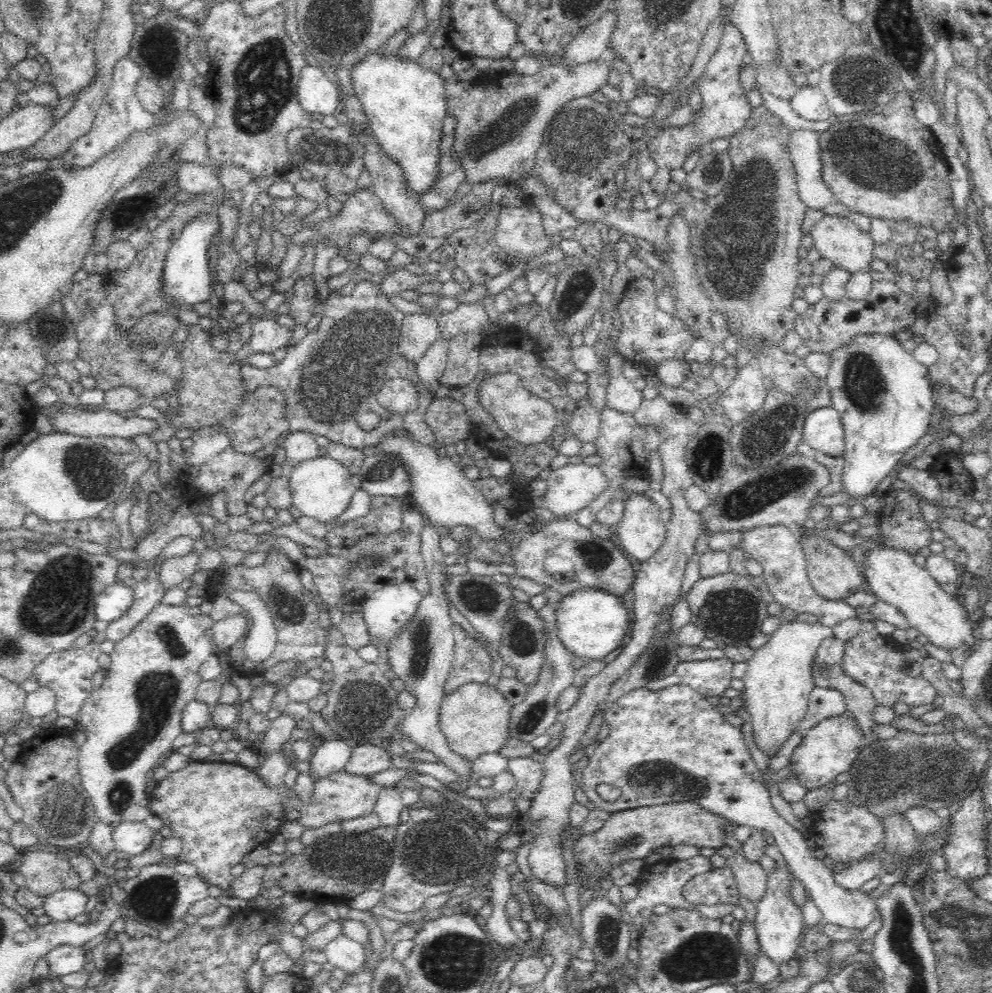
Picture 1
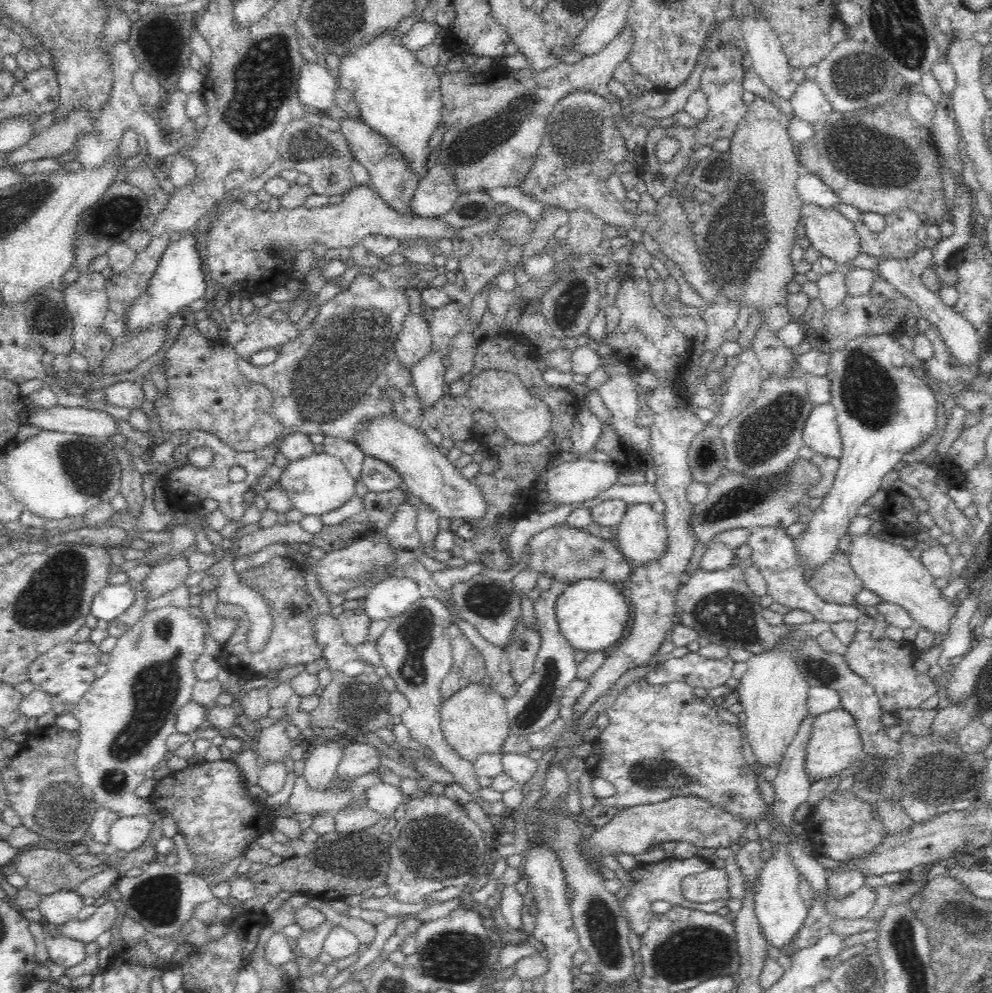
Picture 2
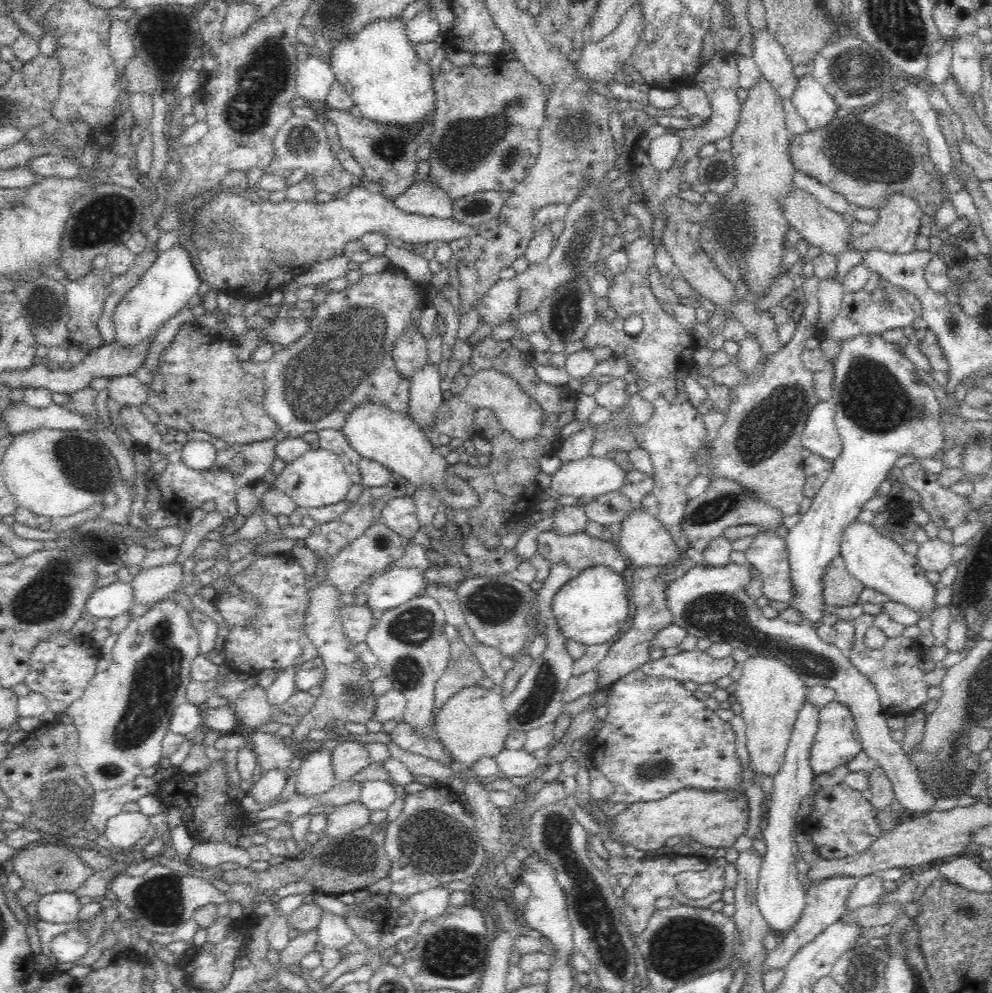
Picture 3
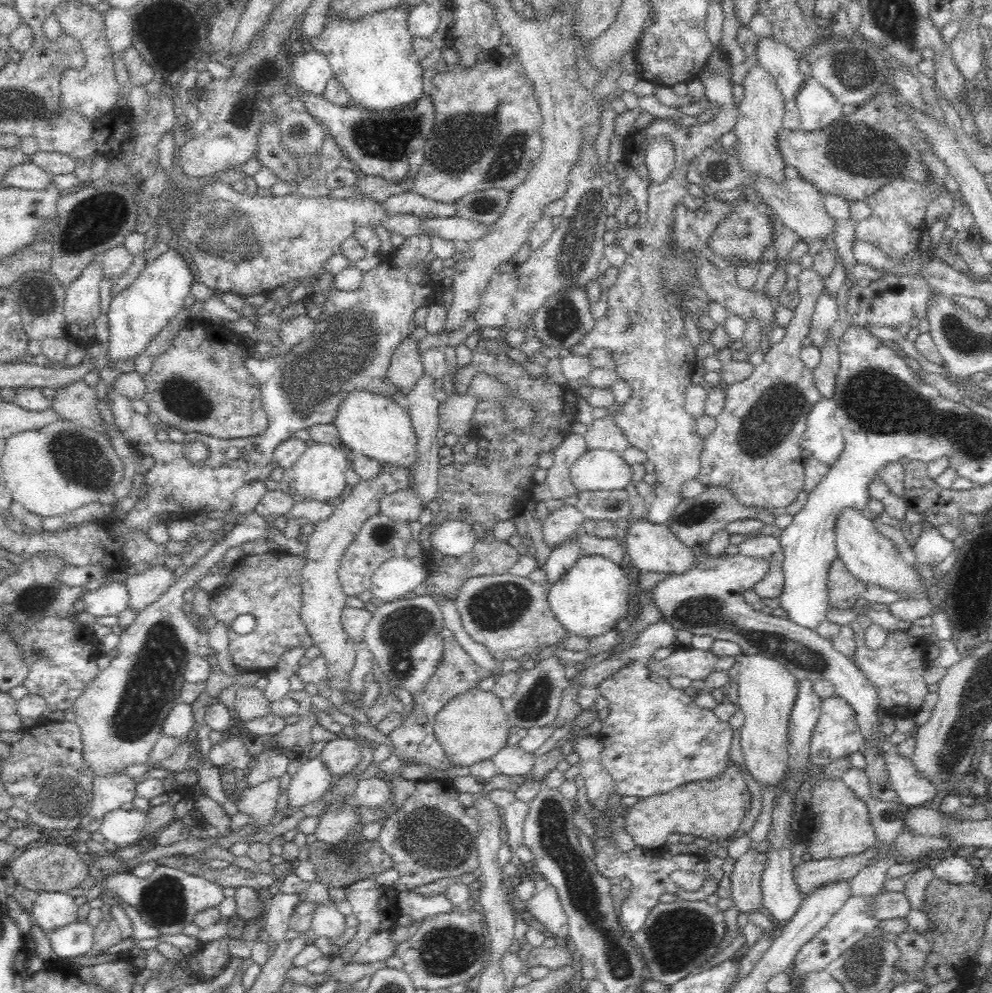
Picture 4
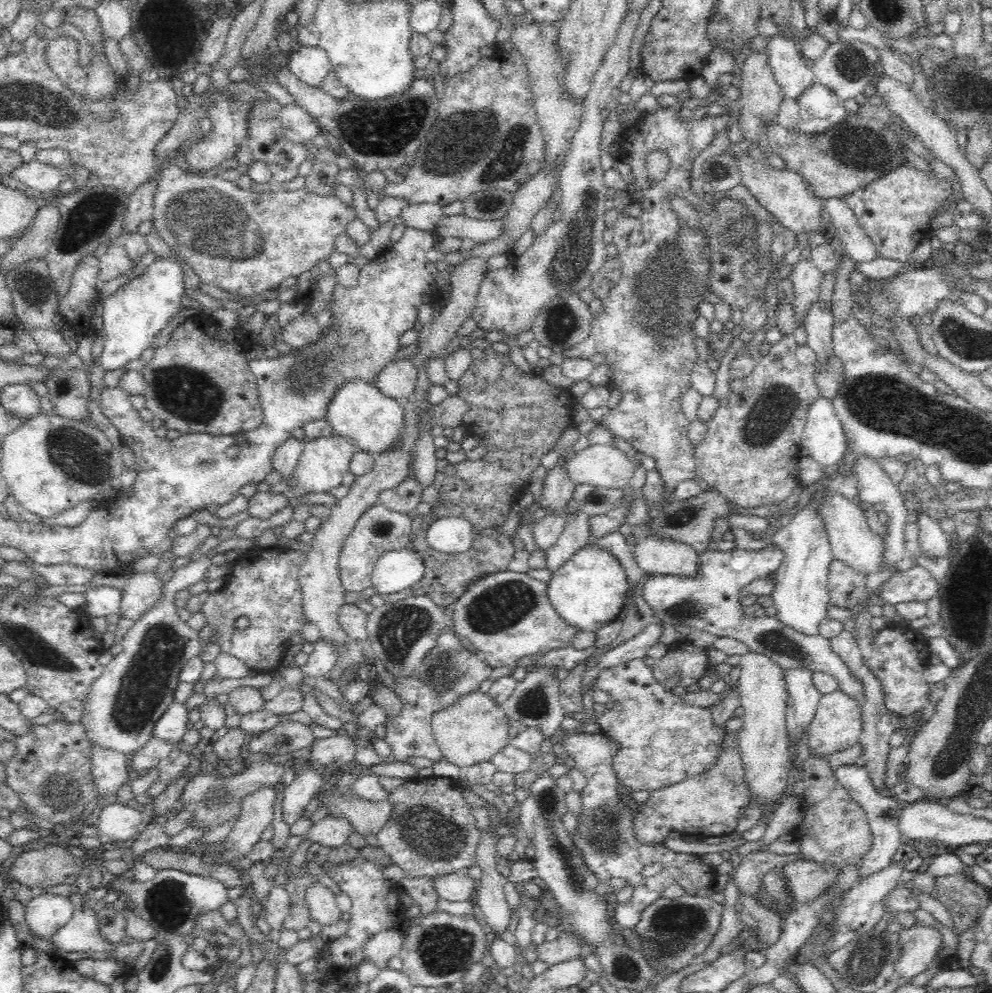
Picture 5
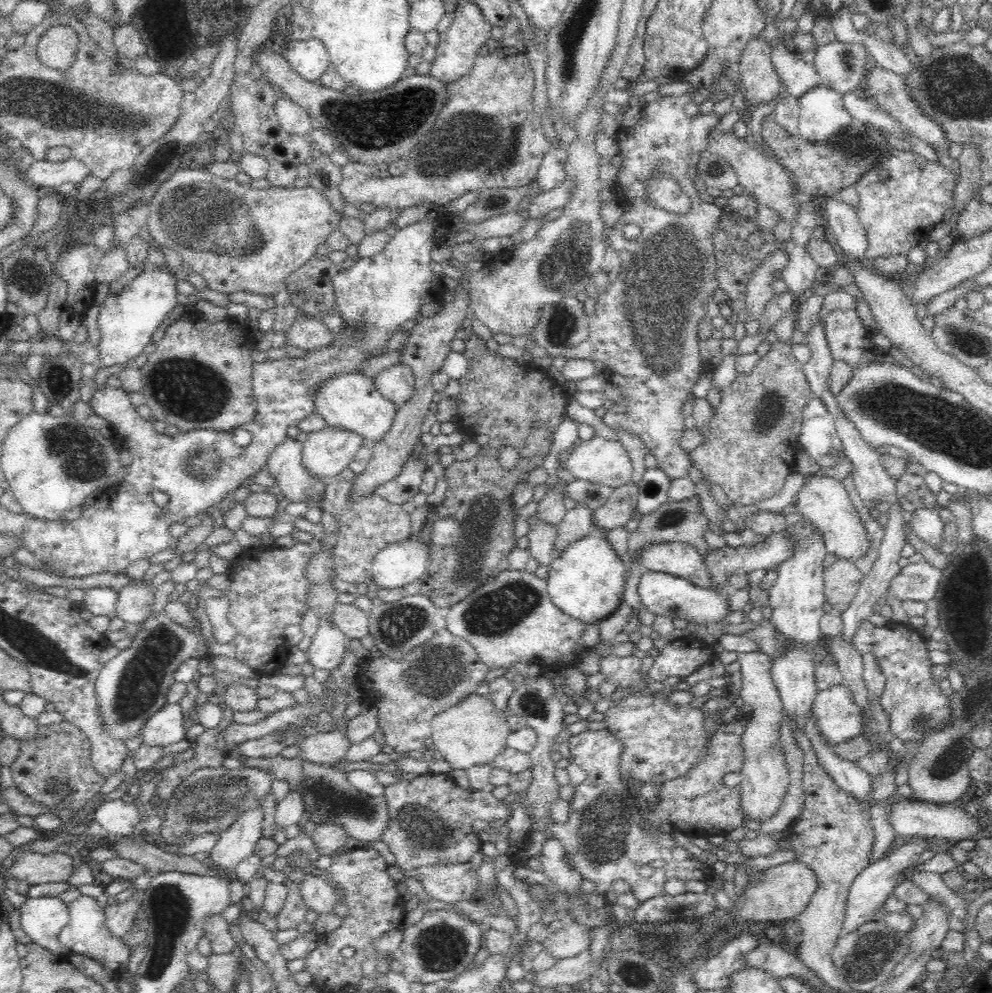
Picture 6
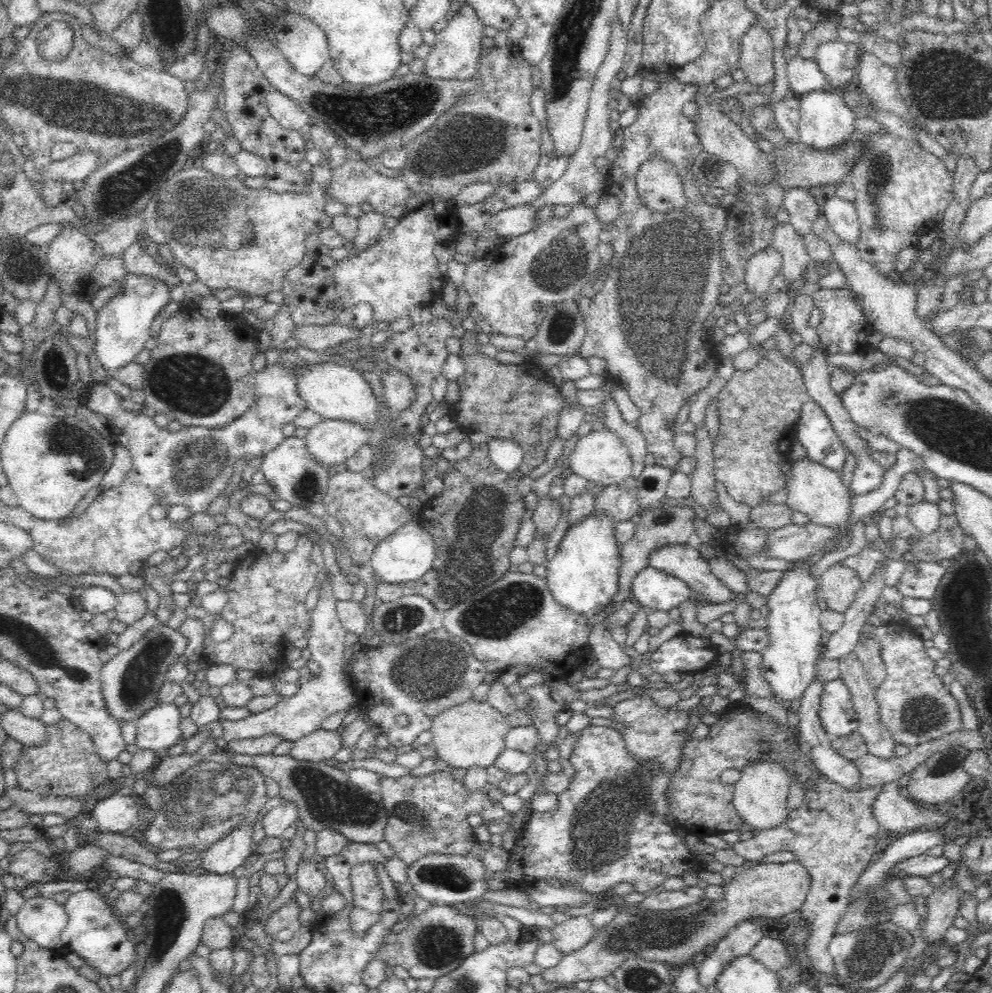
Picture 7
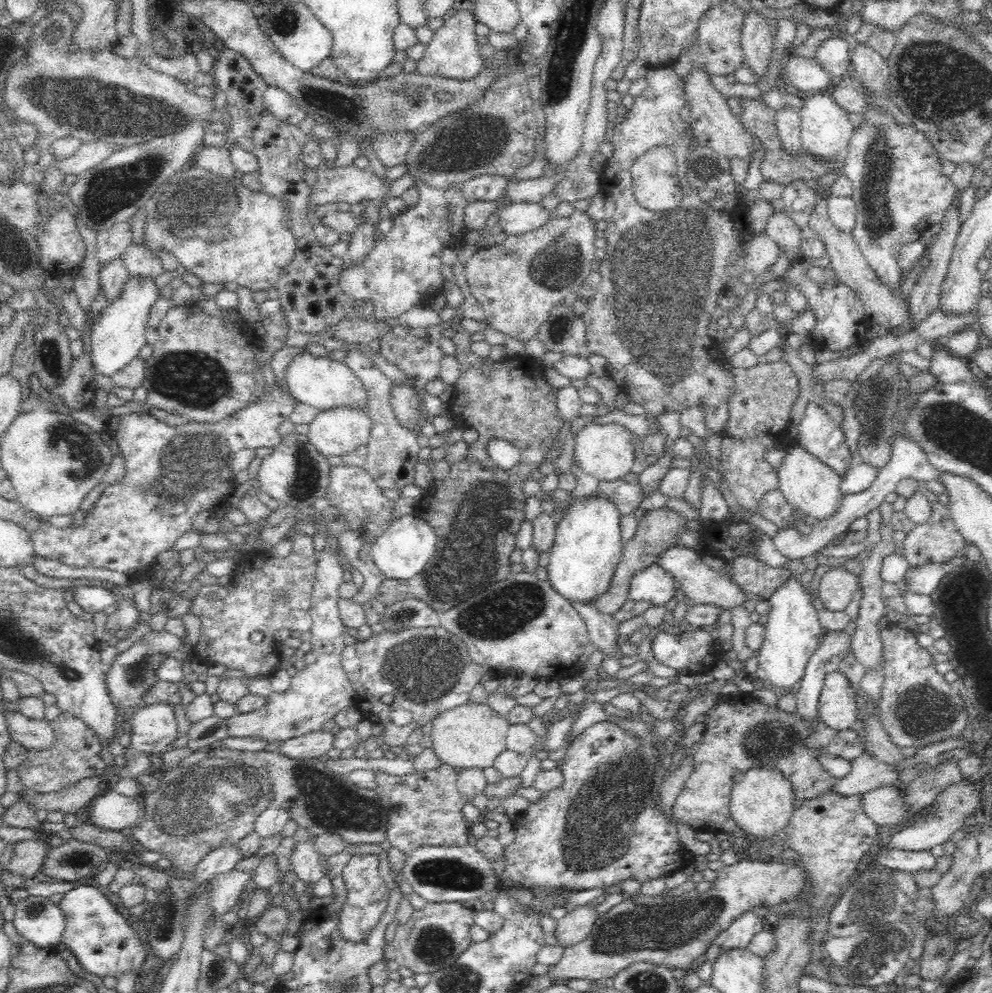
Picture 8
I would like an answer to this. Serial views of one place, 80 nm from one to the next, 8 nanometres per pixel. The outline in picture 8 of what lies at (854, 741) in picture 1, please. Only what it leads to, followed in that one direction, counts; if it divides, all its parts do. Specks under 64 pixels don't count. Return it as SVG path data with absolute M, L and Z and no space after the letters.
M838 671L825 677L819 698L818 720L836 732L850 730L857 721L855 693L848 680Z

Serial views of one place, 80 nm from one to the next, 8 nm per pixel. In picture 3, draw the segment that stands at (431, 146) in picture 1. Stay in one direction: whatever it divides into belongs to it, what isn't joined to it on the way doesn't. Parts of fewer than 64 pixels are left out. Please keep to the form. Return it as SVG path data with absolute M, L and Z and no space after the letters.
M400 18L374 21L332 48L332 73L352 97L356 113L385 128L397 128L416 136L436 114L433 69L422 63L405 33Z

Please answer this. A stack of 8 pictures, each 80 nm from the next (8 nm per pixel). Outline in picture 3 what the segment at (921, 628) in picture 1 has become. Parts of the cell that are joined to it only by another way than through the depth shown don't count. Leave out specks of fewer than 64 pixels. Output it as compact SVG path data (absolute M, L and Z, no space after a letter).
M857 521L846 528L841 546L841 556L850 575L862 583L864 589L869 588L882 594L890 602L912 608L920 619L932 620L934 612L940 608L935 602L938 590L932 586L918 560L906 553L903 546L890 538L884 538L879 534L879 530L869 524L858 524Z

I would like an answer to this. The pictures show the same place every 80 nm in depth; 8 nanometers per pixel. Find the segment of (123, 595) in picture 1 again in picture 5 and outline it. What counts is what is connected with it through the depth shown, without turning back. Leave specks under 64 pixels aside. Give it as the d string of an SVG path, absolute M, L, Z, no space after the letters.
M100 586L89 590L84 595L85 611L95 618L104 618L108 615L121 615L122 589L112 586Z

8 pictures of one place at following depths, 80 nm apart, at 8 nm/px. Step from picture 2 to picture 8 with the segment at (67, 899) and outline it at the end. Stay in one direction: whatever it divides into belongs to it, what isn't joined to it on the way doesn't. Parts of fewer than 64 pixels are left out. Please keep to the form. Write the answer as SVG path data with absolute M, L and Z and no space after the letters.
M29 895L17 901L13 923L27 941L51 949L61 942L66 919L59 905L50 899Z

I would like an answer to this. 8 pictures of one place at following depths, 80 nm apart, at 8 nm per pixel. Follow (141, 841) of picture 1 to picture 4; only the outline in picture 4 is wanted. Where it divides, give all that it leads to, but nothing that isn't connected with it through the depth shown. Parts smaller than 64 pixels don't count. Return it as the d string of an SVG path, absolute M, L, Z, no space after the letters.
M125 807L116 812L110 812L99 827L99 831L108 842L114 842L118 847L139 844L142 831L145 830L147 816L142 810Z

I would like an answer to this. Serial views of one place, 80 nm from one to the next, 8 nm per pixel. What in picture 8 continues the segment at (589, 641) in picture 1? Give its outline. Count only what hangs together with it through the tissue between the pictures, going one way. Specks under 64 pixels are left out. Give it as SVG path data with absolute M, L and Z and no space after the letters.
M595 497L587 501L568 502L568 508L560 520L554 538L547 582L552 589L569 604L596 604L602 596L610 592L616 568L622 557L622 538L620 535L620 515L608 499Z

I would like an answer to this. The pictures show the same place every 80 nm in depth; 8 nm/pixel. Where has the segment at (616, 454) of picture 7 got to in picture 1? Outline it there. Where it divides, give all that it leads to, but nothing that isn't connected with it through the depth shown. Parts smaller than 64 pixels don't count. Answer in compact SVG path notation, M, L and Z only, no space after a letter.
M575 462L554 469L547 479L547 491L544 494L544 509L552 512L556 519L574 518L583 514L587 506L597 499L606 488L606 476L598 465L586 465Z

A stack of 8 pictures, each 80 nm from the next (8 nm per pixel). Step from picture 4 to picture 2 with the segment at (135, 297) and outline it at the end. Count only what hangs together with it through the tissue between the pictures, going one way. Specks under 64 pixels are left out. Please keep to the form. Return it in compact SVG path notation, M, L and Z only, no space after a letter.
M198 229L186 231L182 238L171 242L159 262L156 274L149 284L149 291L138 297L127 312L128 333L132 335L144 331L150 324L166 320L178 310L190 307L192 302L206 297L206 277L204 275L203 260L198 251Z

